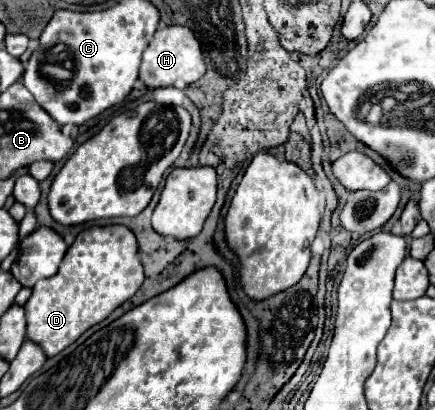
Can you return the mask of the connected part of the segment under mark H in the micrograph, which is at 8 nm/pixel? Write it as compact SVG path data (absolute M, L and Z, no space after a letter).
M170 25L162 27L154 33L150 47L142 55L142 65L140 65L140 81L148 89L158 89L158 87L182 87L198 81L206 73L204 65L204 55L200 49L198 39L188 27L180 25Z

